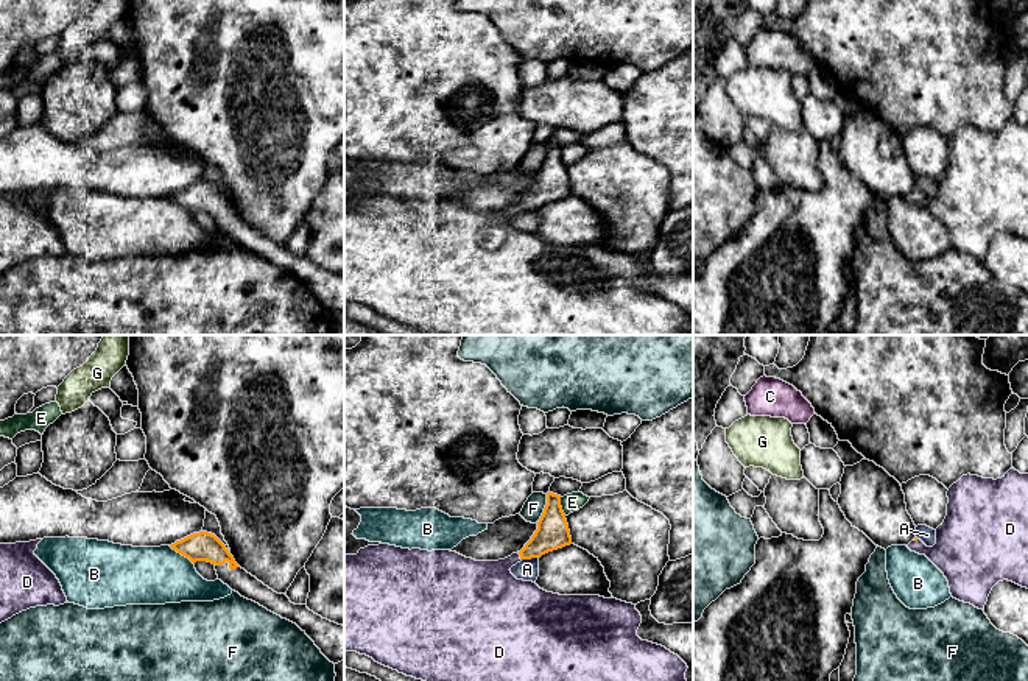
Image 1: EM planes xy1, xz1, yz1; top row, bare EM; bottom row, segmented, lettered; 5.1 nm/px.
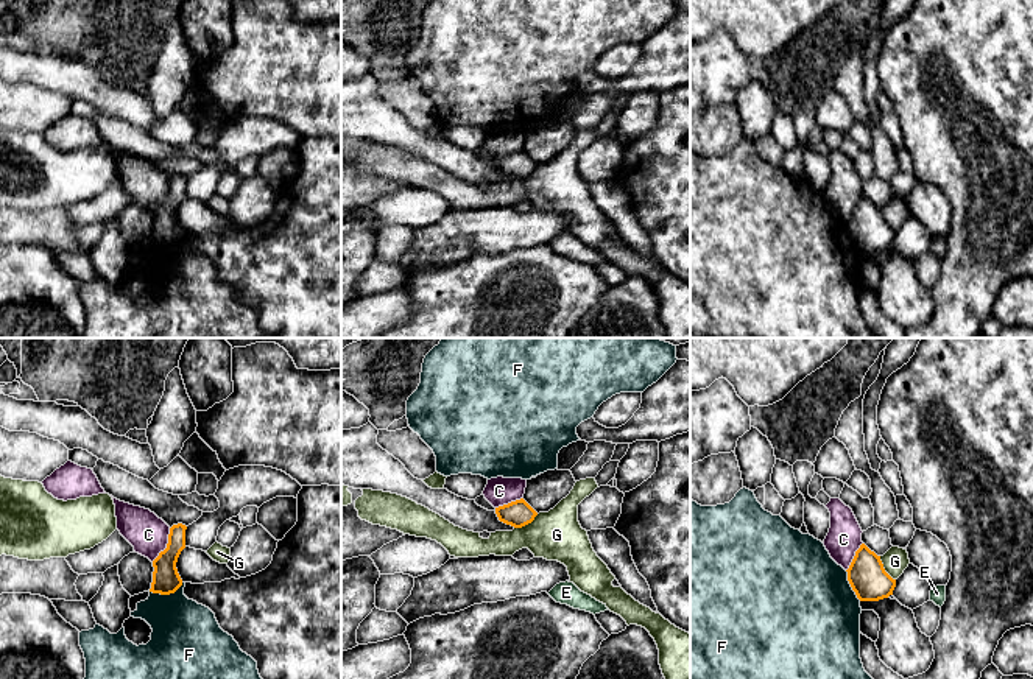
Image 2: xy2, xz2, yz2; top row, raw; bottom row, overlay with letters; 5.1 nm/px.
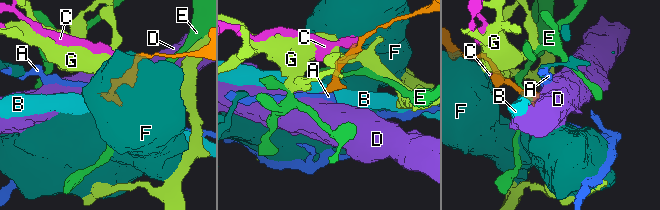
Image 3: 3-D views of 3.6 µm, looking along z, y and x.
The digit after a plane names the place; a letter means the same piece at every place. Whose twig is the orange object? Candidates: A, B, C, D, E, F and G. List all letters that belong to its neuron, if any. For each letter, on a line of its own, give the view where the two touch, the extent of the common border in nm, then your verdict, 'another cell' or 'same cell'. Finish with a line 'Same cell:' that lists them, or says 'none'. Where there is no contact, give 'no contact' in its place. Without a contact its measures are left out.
A: meets orange in xz1; contact 90 nm long; another cell
B: meets orange in xy1; contact 170 nm long; another cell
C: meets orange in xy2; contact 200 nm long; another cell
D: meets orange in xz1; contact 50 nm long; same cell
E: meets orange in xz1; contact 100 nm long; another cell
F: meets orange in xy2; contact 190 nm long; another cell
G: meets orange in xz2; contact 150 nm long; another cell
Same cell: D

